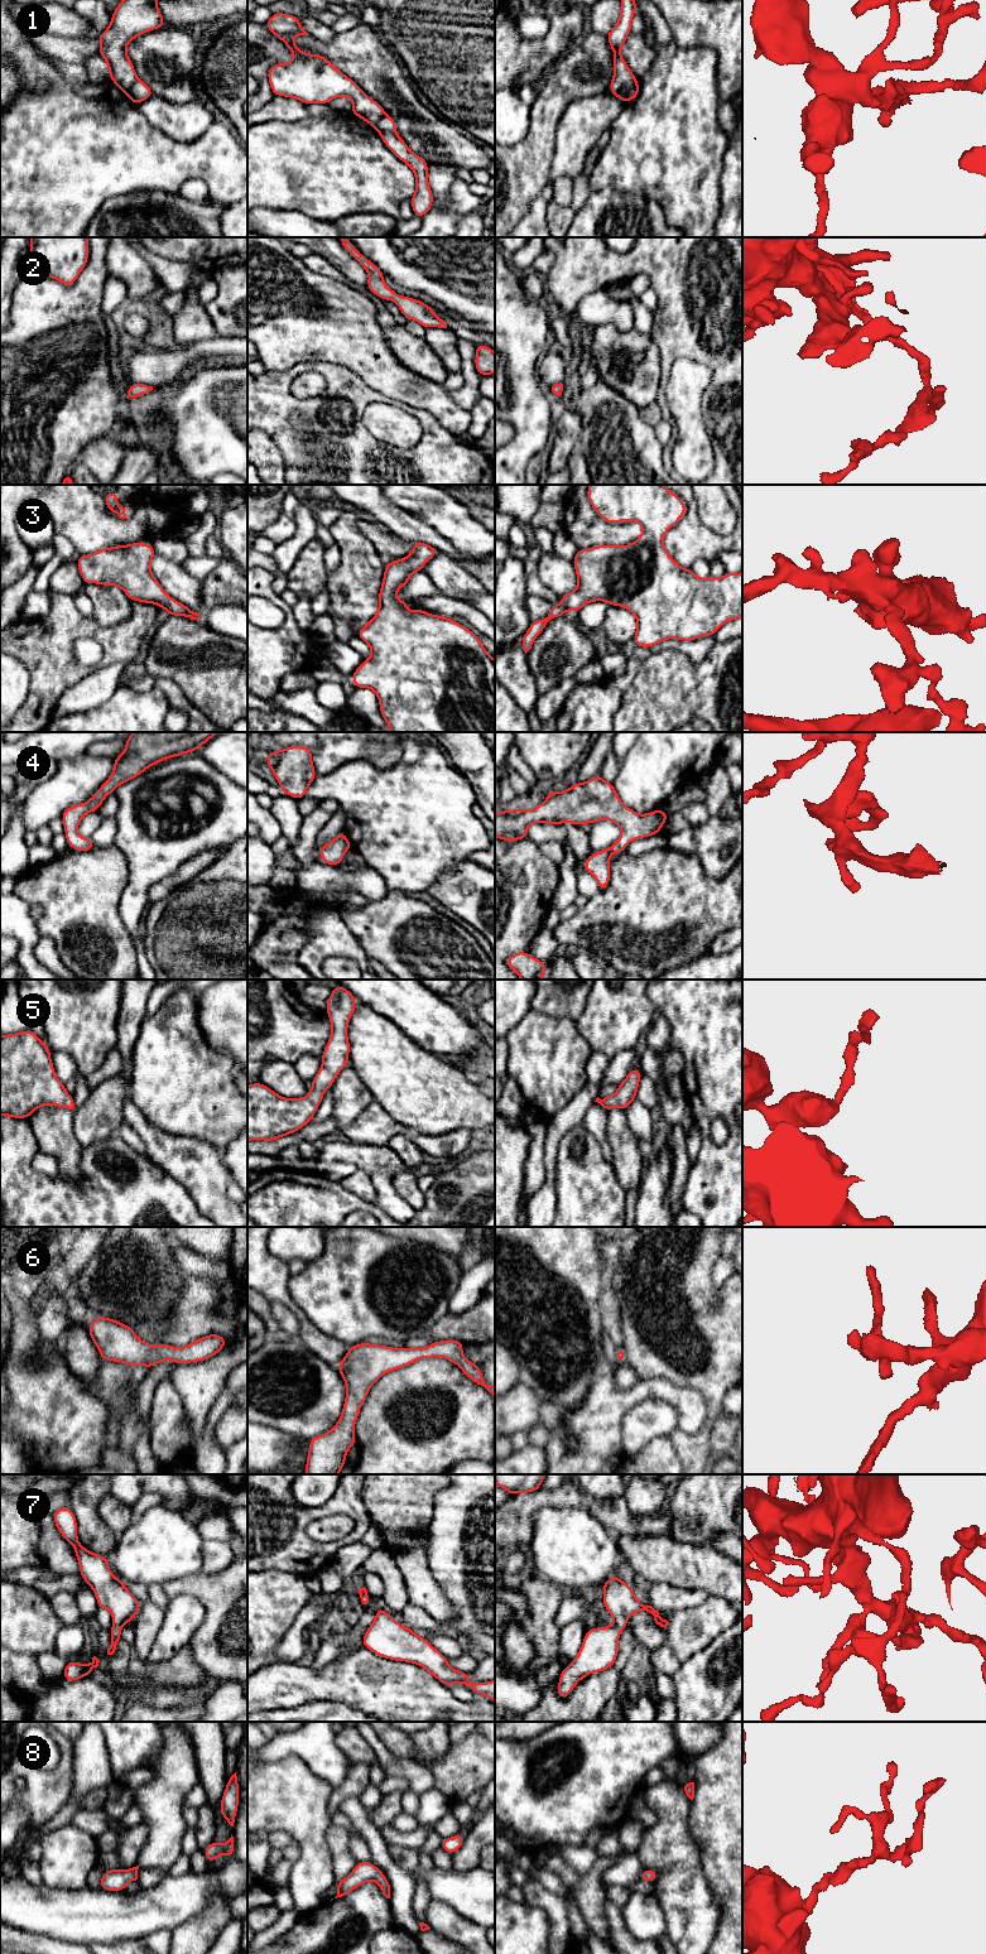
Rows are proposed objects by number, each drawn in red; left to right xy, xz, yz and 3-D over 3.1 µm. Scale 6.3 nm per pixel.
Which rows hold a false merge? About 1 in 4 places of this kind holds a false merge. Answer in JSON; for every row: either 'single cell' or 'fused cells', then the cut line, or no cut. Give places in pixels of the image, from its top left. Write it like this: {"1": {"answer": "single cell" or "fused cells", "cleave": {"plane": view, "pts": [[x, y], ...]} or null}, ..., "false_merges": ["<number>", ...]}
{"1": {"answer": "fused cells", "cleave": {"plane": "yz", "pts": [[636, 80], [628, 83], [617, 96]]}}, "2": {"answer": "single cell", "cleave": null}, "3": {"answer": "single cell", "cleave": null}, "4": {"answer": "single cell", "cleave": null}, "5": {"answer": "single cell", "cleave": null}, "6": {"answer": "single cell", "cleave": null}, "7": {"answer": "single cell", "cleave": null}, "8": {"answer": "single cell", "cleave": null}, "false_merges": ["1"]}

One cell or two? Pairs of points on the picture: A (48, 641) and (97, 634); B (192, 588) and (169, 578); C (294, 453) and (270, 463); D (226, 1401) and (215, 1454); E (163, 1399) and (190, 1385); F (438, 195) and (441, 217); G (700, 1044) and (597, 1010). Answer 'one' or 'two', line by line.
A: one
B: one
C: two
D: one
E: two
F: two
G: two

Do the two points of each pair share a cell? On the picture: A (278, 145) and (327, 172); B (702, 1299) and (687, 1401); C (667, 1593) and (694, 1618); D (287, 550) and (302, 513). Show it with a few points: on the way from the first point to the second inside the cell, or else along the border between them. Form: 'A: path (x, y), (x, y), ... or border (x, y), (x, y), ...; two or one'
A: path (291, 158), (298, 165), (314, 167); one
B: border (662, 1377), (694, 1387), (707, 1411); two
C: border (710, 1594), (698, 1604), (677, 1610), (671, 1615); two
D: path (296, 542), (302, 535), (302, 521); one

